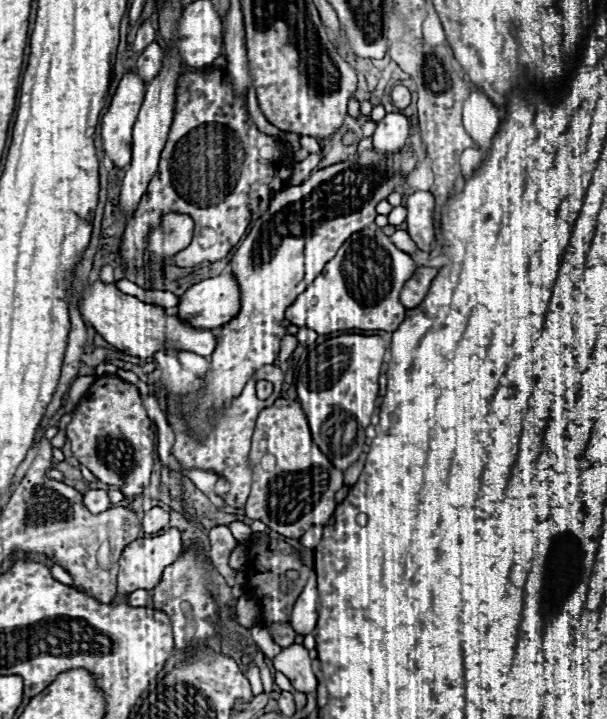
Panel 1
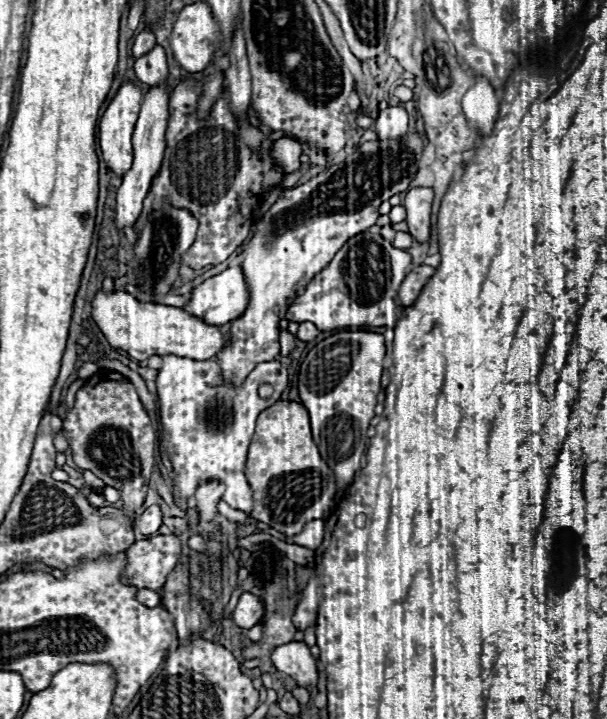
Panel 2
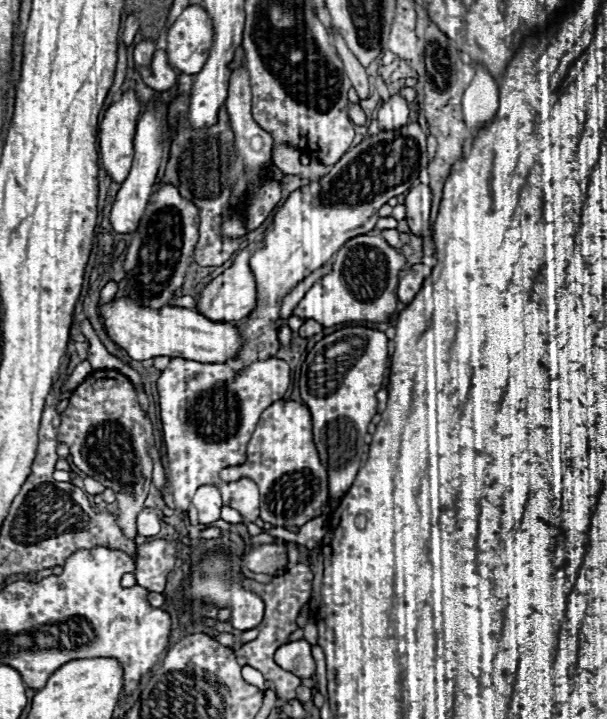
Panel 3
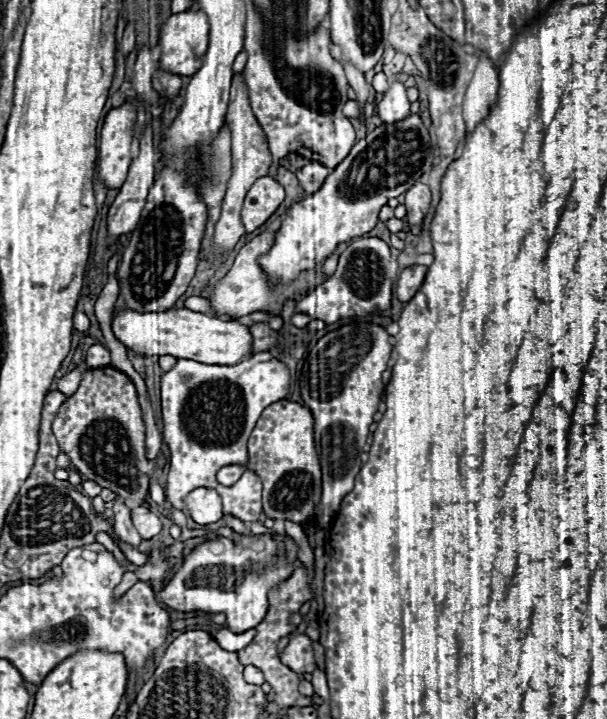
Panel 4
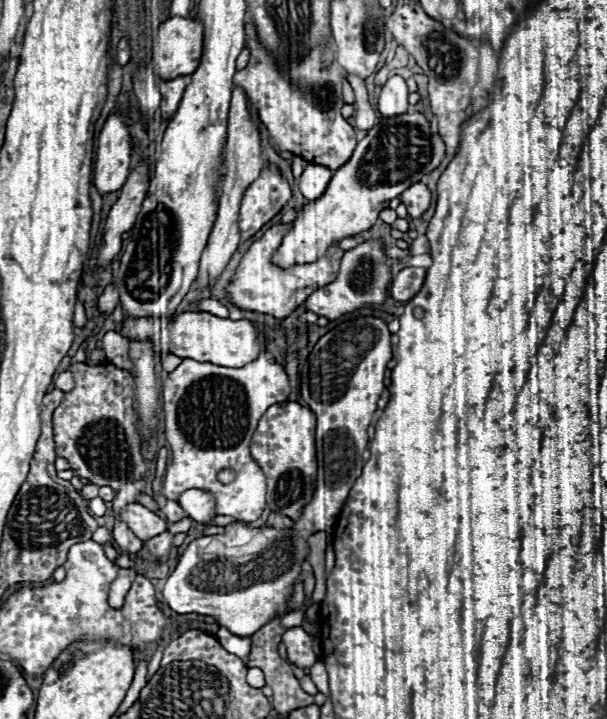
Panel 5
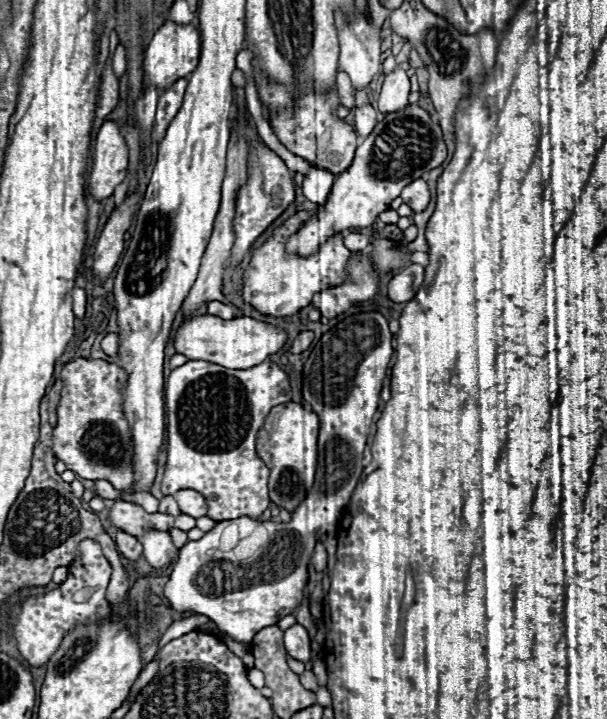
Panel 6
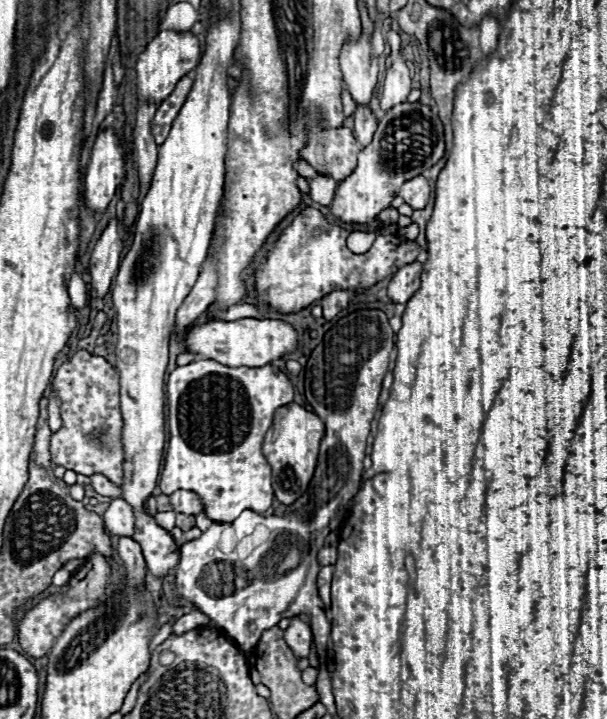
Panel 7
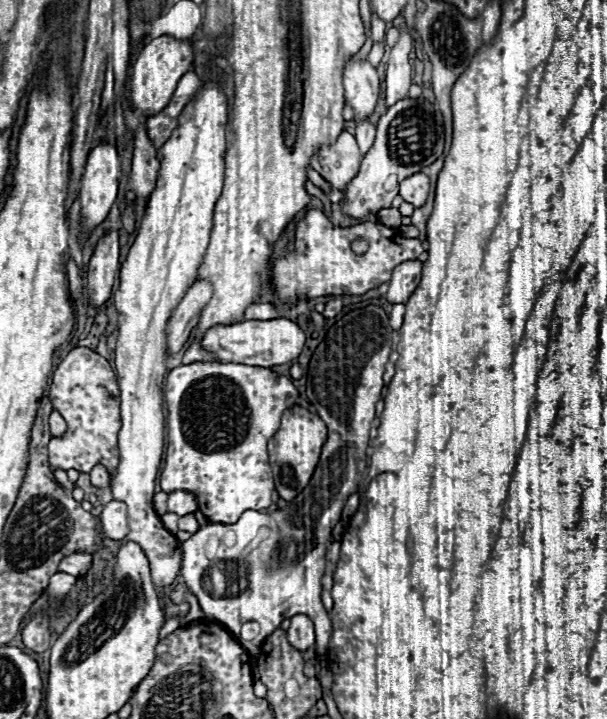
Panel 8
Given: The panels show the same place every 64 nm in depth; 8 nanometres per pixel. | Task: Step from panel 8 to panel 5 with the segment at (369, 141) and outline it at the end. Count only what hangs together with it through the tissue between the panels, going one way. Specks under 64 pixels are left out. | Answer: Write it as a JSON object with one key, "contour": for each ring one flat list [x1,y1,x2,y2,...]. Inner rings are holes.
{"contour":[[348,76,348,82,352,84,354,94,356,94,356,104,354,104,356,106,356,114,354,114,356,116,356,128,368,132,376,124,376,112,368,102,368,90,360,78]]}

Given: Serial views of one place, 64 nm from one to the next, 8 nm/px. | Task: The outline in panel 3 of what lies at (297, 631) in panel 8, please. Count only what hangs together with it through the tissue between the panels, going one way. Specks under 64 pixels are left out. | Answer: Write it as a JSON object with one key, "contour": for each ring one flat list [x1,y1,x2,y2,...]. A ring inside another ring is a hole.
{"contour":[[304,638,280,646,274,658,278,666,296,674,298,678,312,678,316,674,316,662,310,654,310,644]]}

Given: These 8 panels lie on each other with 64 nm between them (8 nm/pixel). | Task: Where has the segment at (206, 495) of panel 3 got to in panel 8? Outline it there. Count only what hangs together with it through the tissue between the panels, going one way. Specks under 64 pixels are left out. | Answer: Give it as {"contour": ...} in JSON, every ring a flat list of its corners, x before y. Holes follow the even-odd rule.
{"contour":[[176,490,176,492,168,494,166,512,186,516,186,514,196,512,196,510,198,510,198,504,196,504,196,498,192,498,192,494,184,494,184,490]]}

